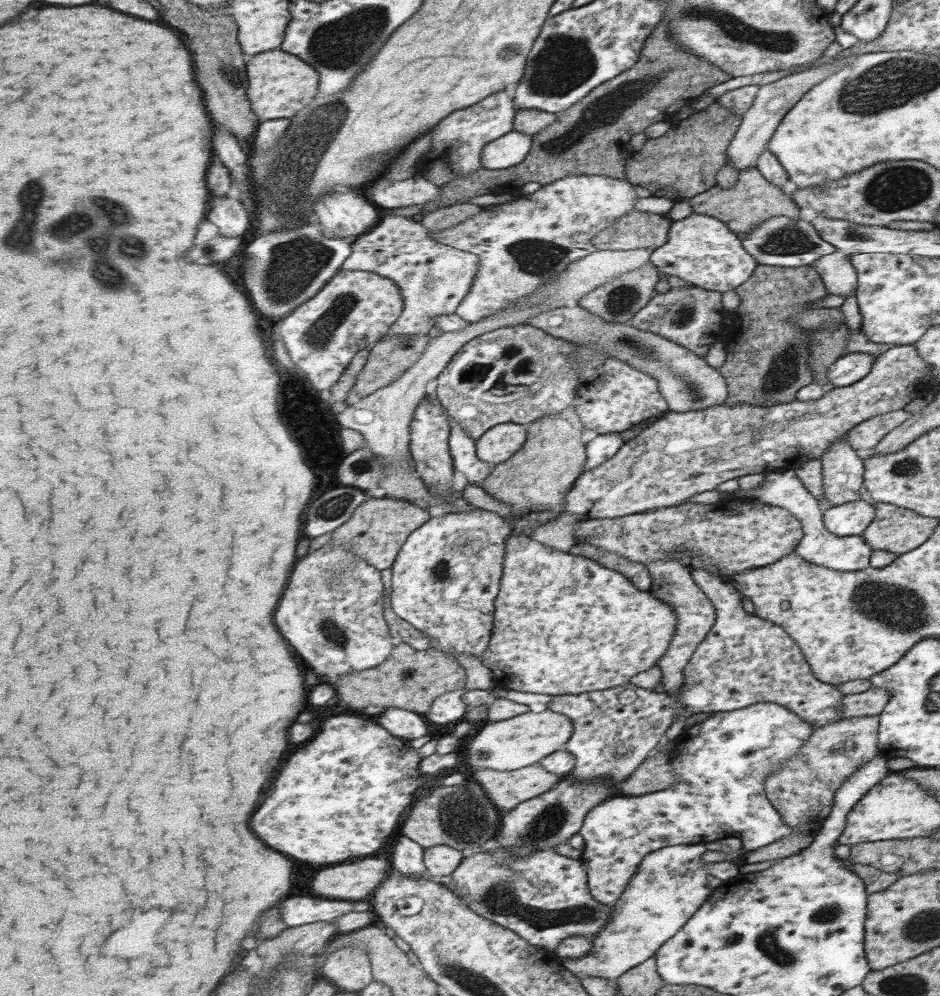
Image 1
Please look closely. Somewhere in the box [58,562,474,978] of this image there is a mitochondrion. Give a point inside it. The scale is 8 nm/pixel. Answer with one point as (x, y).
(333, 632)

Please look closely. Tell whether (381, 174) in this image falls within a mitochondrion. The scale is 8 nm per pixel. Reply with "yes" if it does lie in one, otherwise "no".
no

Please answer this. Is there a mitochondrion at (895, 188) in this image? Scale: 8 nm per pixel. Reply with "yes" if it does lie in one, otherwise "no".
yes

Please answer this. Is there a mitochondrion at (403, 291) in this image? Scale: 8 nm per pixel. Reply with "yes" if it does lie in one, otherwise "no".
no

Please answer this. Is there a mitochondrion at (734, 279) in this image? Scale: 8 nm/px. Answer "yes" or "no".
no

